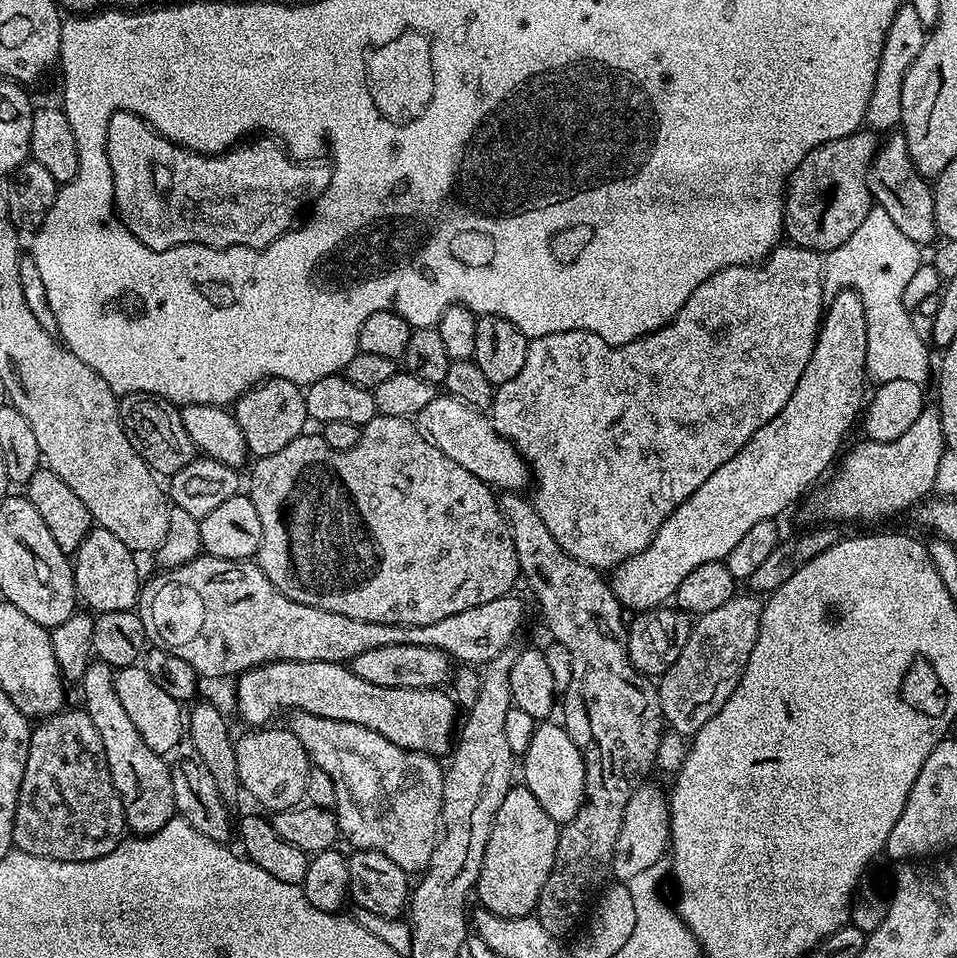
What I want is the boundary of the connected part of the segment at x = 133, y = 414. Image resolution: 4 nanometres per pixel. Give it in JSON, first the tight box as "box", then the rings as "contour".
{"box":[119,392,197,478],"contour":[[[126,392],[119,397],[120,421],[122,430],[138,450],[141,458],[160,478],[171,478],[182,466],[186,466],[197,455],[194,442],[190,442],[190,434],[186,434],[186,426],[182,426],[180,408],[166,398],[155,396],[149,392]]]}

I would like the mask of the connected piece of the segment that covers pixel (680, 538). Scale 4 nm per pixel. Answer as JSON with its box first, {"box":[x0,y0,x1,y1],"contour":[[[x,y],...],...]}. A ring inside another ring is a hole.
{"box":[610,290,867,613],"contour":[[[851,290],[835,293],[827,301],[822,313],[810,362],[806,362],[806,370],[802,370],[802,378],[798,378],[798,386],[794,386],[790,402],[786,402],[786,406],[782,406],[780,413],[770,418],[766,426],[759,428],[744,443],[742,450],[734,454],[734,458],[722,462],[722,466],[718,466],[718,470],[714,470],[714,474],[710,474],[710,478],[706,478],[706,482],[702,482],[702,486],[698,486],[698,490],[694,490],[690,498],[686,498],[676,507],[675,512],[670,513],[646,550],[622,561],[614,570],[613,576],[616,577],[611,577],[610,580],[612,592],[625,609],[632,608],[633,613],[638,613],[667,605],[675,597],[678,586],[682,586],[682,578],[686,578],[690,570],[698,570],[698,566],[706,562],[723,561],[752,526],[758,522],[780,518],[828,467],[833,467],[841,451],[840,443],[851,430],[852,423],[855,420],[857,423],[866,400],[864,363],[867,349],[866,310],[862,306],[862,298]]]}

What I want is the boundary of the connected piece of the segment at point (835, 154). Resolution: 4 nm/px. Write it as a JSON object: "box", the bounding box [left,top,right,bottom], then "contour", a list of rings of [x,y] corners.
{"box":[784,130,878,254],"contour":[[[857,130],[848,136],[819,144],[788,177],[784,197],[784,236],[800,248],[821,254],[844,247],[846,238],[862,226],[862,218],[874,207],[868,189],[868,171],[878,147],[877,133]]]}

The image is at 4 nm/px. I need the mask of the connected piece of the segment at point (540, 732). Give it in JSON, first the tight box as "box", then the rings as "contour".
{"box":[522,722,586,826],"contour":[[[540,722],[536,725],[534,738],[530,740],[530,746],[522,754],[522,760],[524,760],[522,784],[530,790],[530,794],[534,794],[534,798],[538,798],[542,810],[550,814],[554,823],[557,826],[563,826],[569,824],[578,814],[580,807],[584,805],[586,770],[582,754],[563,723],[552,723]]]}

